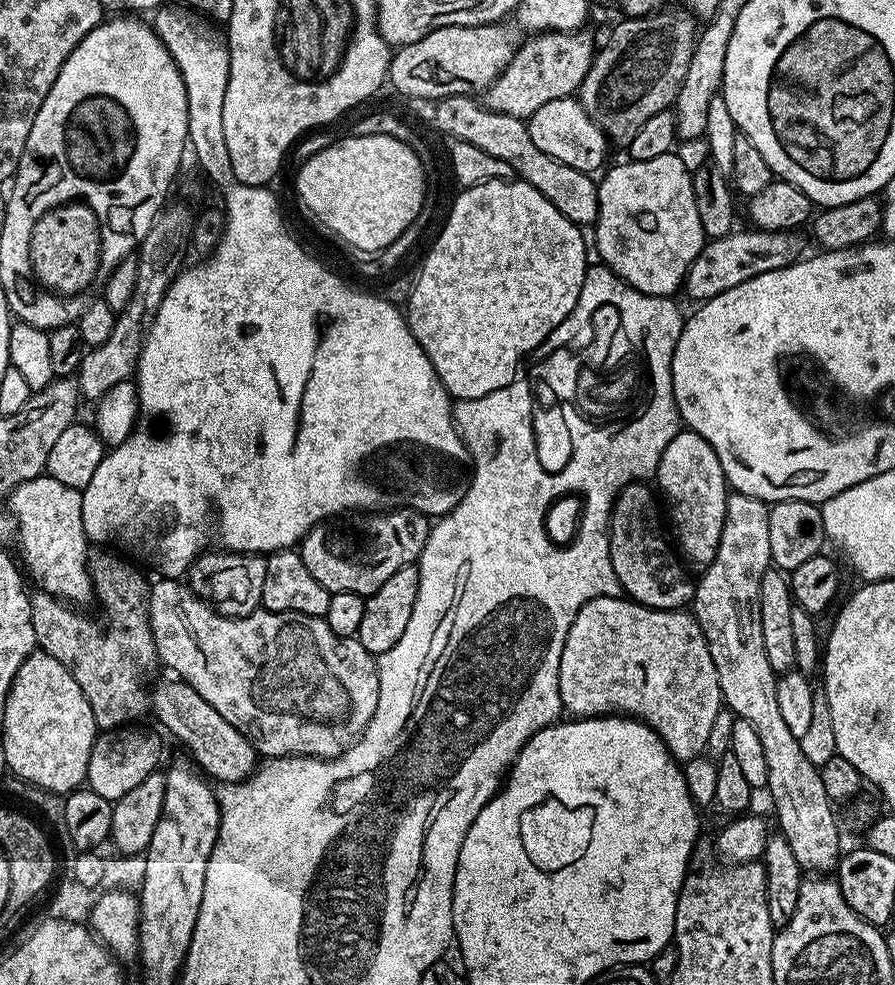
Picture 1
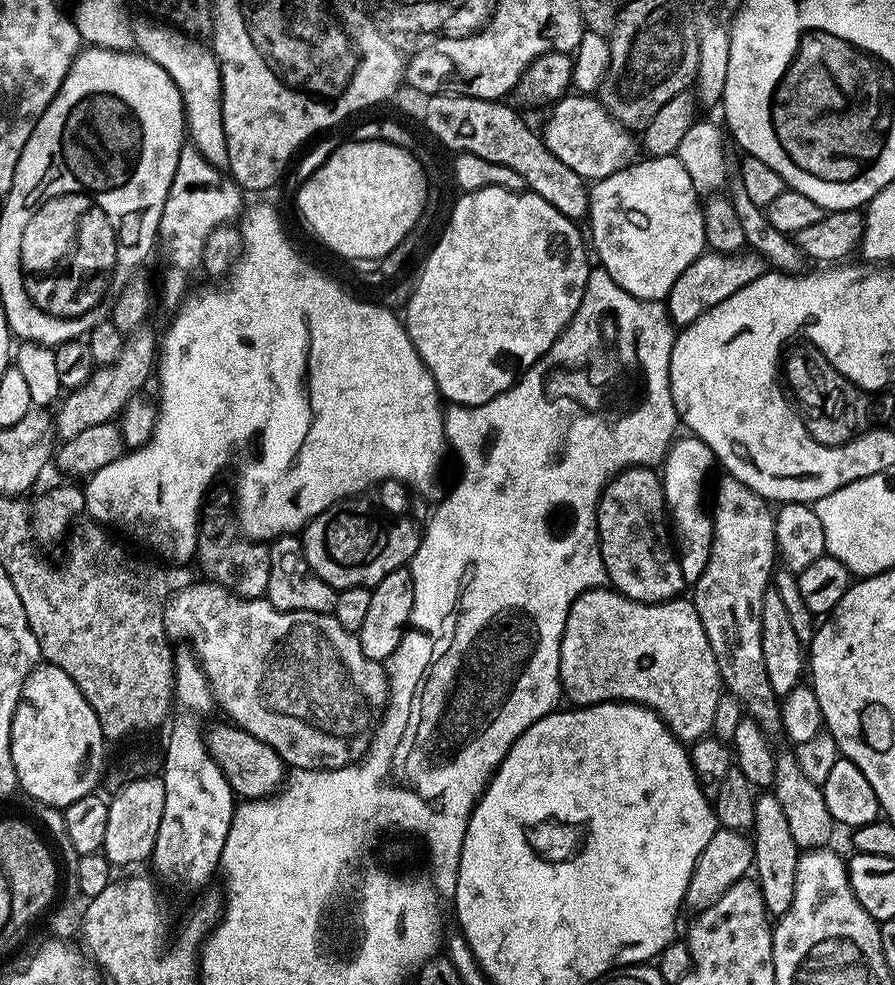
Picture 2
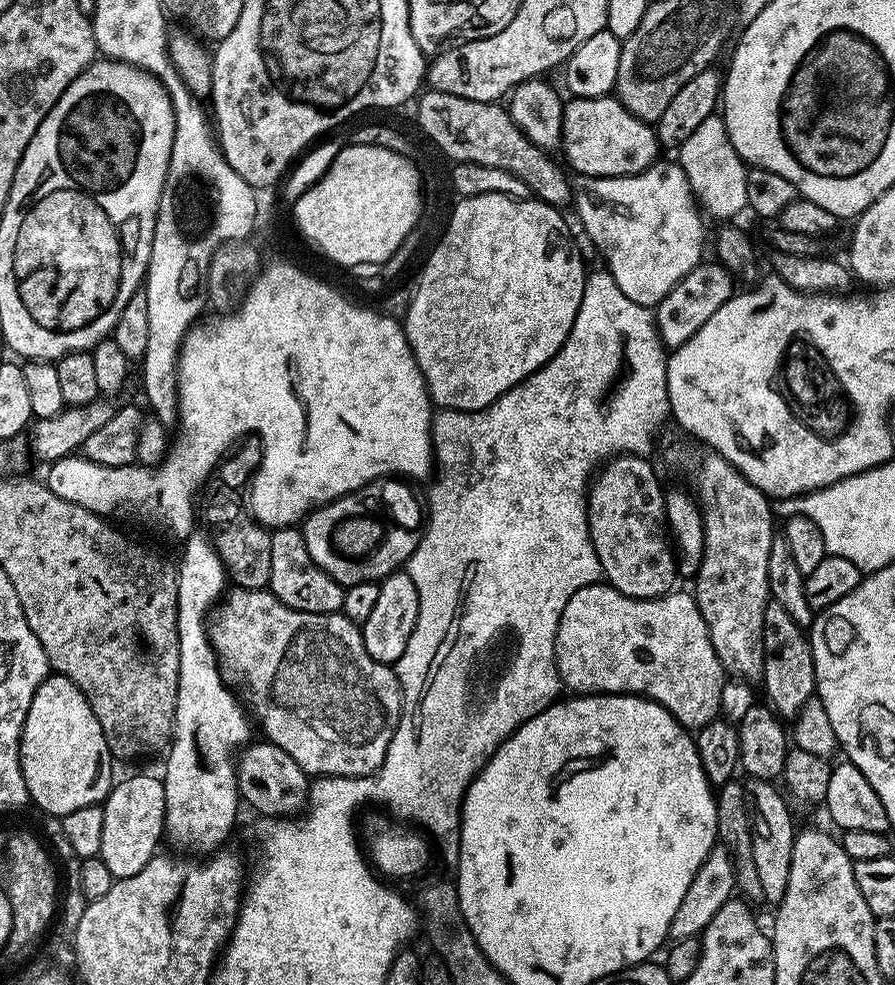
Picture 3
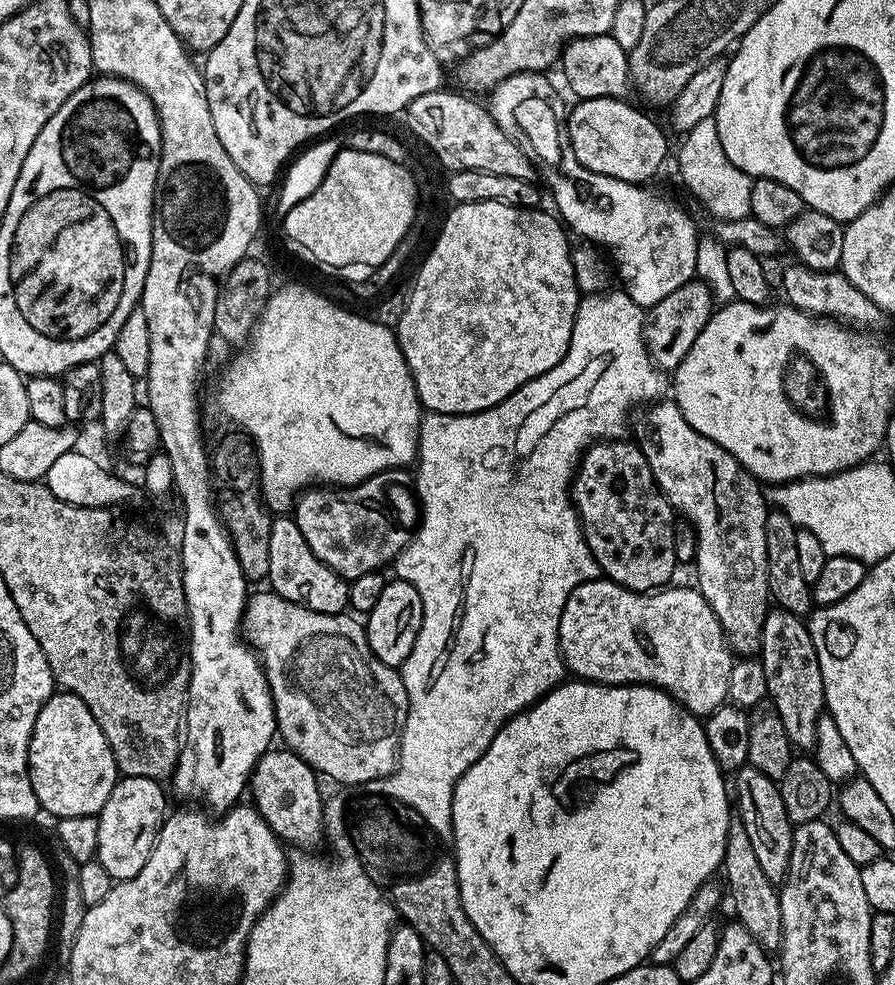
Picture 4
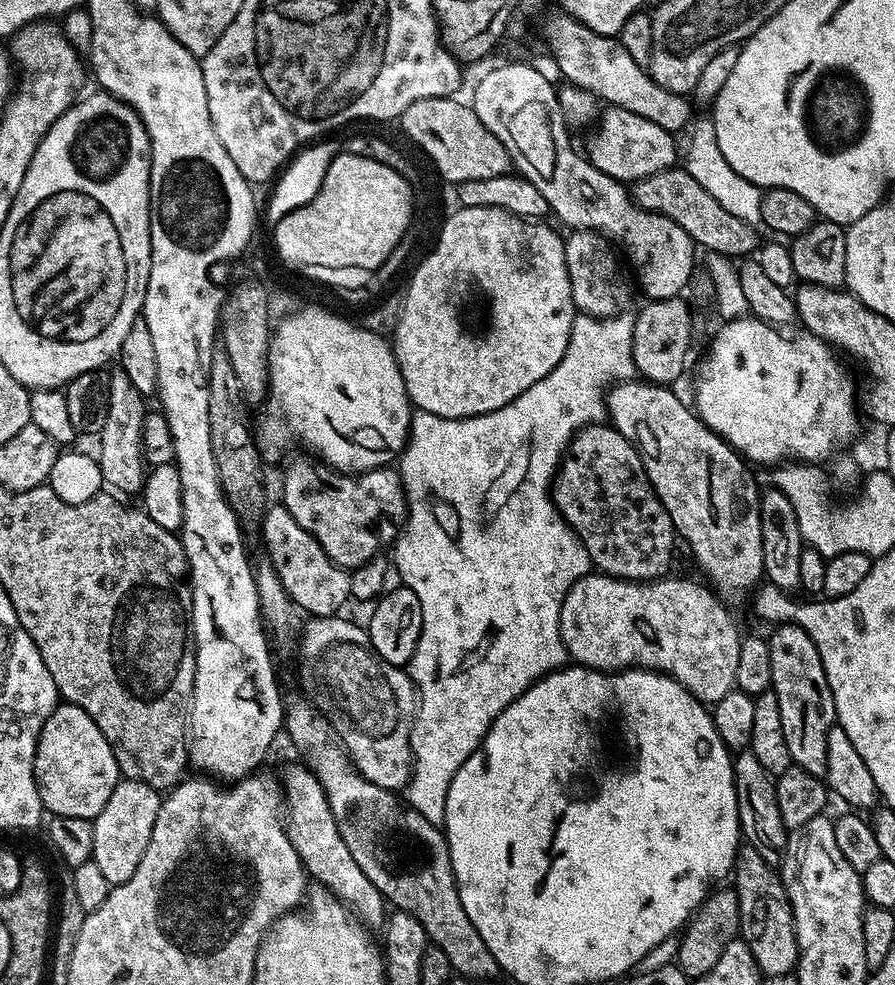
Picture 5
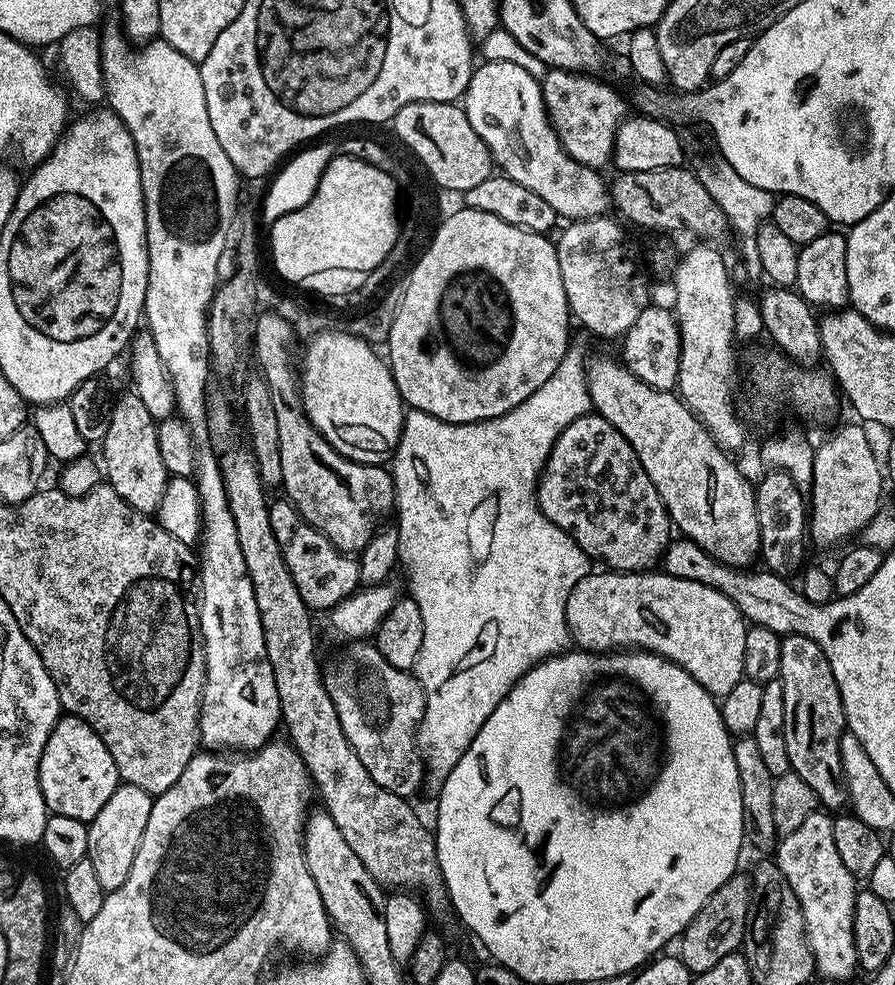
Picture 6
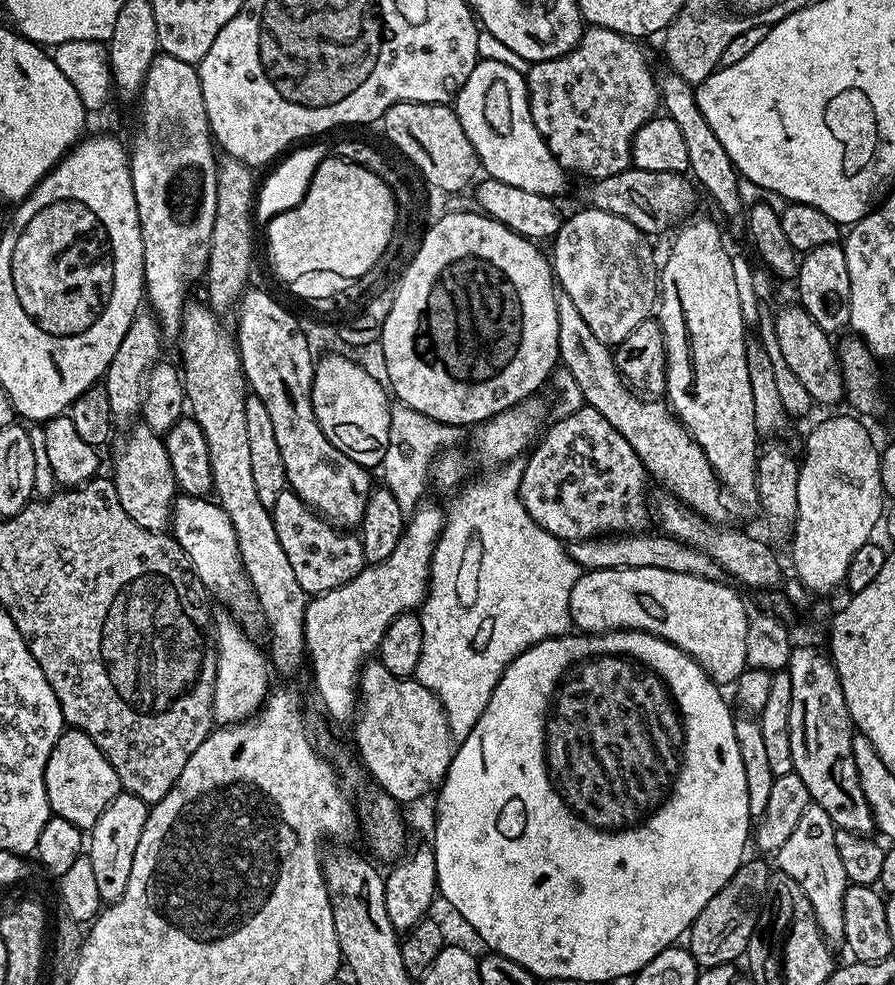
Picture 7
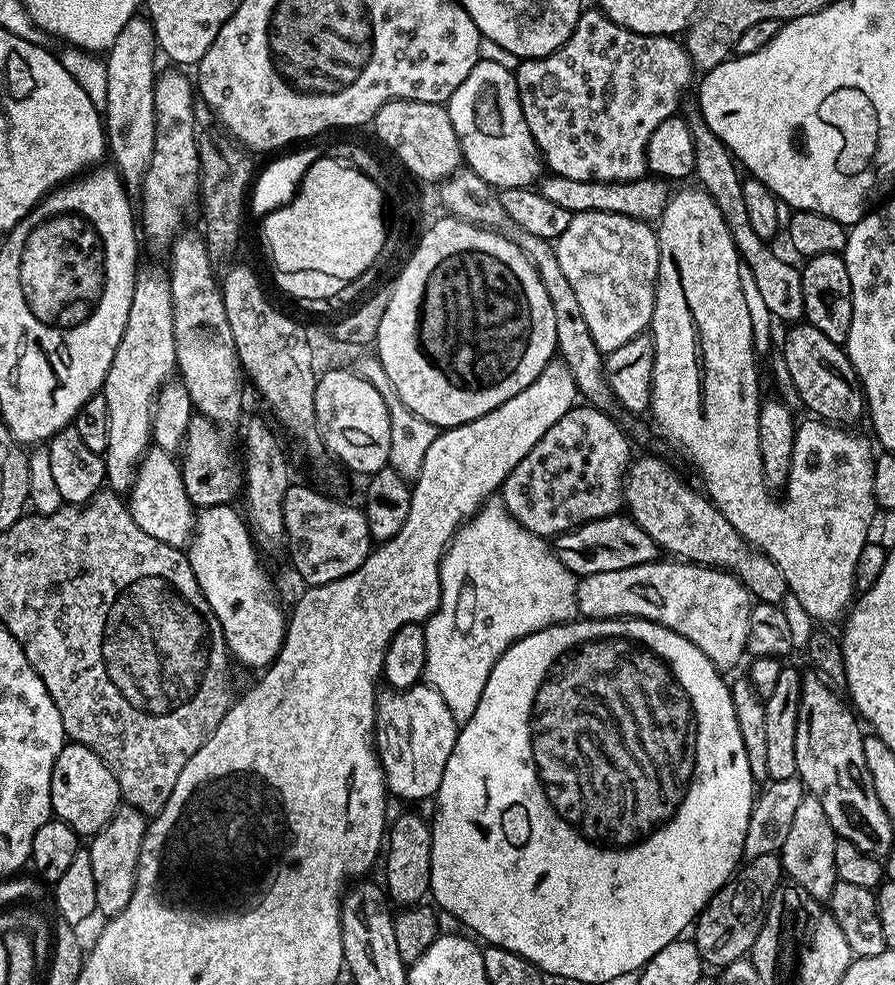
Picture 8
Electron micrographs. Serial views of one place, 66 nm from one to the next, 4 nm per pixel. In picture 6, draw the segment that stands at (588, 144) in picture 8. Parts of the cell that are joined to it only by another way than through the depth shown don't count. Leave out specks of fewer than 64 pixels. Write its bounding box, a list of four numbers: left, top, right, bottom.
[540,68,630,170]

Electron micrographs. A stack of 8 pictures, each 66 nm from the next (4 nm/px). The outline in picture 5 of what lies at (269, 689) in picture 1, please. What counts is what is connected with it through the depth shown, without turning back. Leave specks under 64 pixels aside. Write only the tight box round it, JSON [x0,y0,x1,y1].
[298,614,418,790]

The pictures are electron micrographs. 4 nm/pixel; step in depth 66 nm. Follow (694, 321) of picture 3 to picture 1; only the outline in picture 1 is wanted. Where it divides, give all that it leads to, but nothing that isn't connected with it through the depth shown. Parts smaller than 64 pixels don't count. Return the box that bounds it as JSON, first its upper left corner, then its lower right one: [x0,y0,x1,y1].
[683,230,805,302]

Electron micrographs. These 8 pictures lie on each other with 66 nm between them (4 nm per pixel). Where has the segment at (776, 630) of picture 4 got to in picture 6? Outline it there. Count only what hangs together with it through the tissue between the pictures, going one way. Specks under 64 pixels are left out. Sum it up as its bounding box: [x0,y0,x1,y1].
[779,634,849,809]

